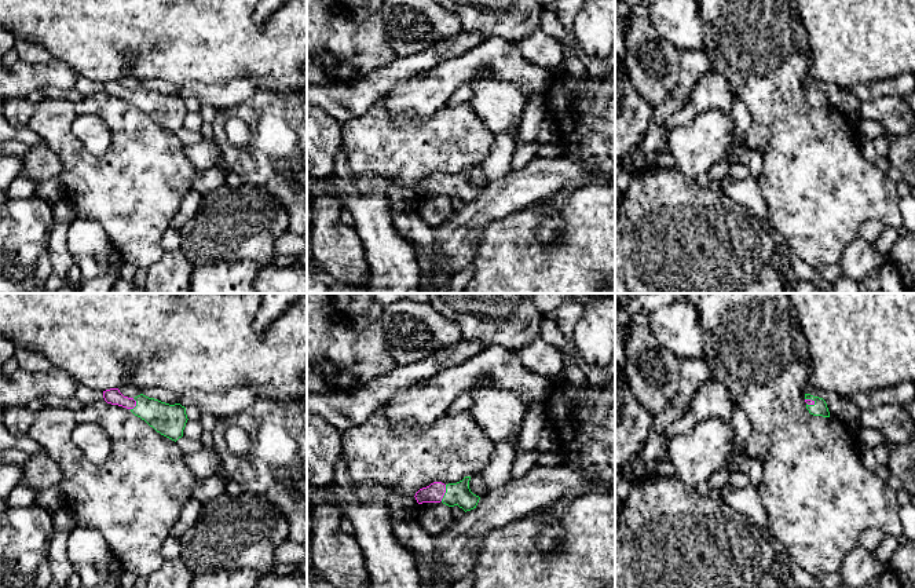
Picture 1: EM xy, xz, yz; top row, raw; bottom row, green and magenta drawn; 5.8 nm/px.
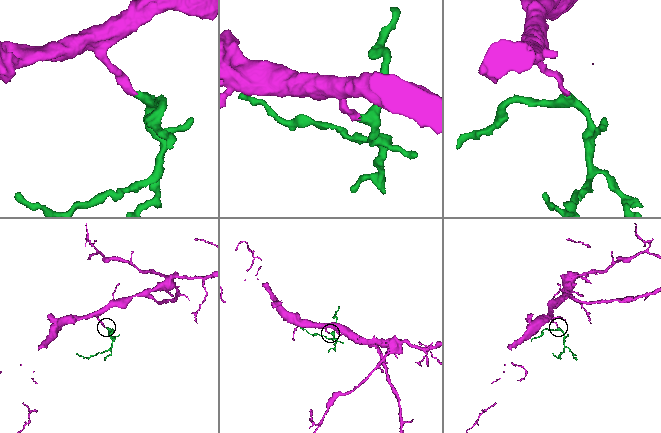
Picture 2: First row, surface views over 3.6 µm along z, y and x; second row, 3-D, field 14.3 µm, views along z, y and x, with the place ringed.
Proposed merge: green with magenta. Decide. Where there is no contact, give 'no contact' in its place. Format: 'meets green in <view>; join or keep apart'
meets green in xz; join

